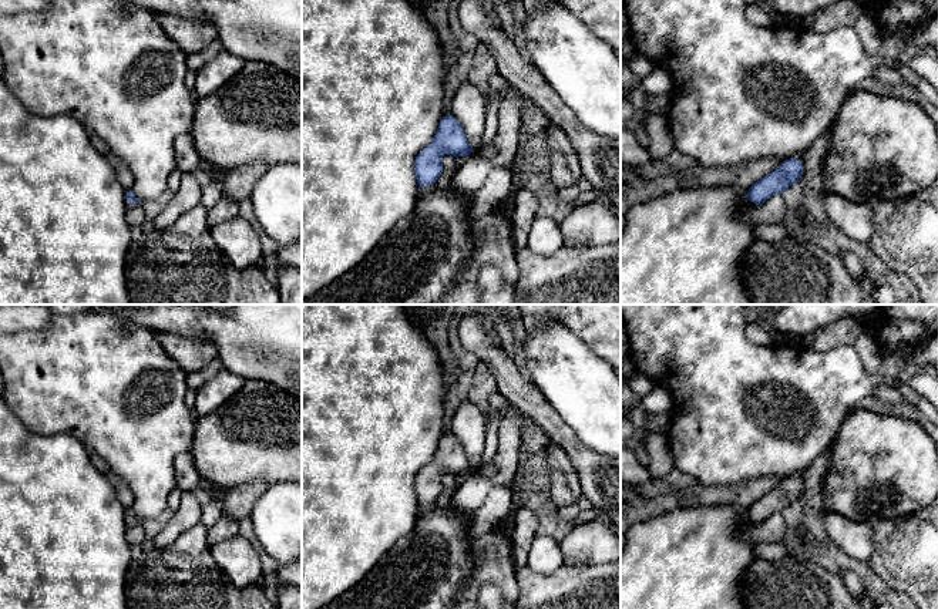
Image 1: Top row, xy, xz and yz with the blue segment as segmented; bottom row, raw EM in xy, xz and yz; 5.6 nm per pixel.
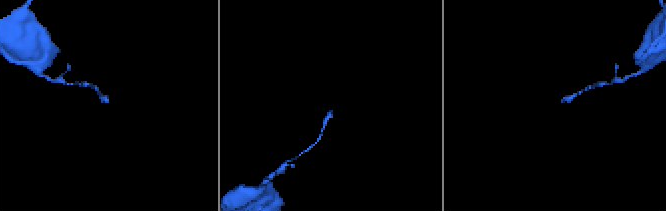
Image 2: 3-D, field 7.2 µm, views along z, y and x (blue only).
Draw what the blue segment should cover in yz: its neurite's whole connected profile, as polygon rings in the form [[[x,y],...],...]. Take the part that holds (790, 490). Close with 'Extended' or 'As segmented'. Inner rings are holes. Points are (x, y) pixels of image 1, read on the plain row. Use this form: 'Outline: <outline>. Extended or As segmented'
Outline: [[[786,478],[779,487],[763,495],[747,509],[747,517],[756,524],[764,522],[776,512],[783,512],[791,504],[797,502],[803,494],[800,478]]]. As segmented

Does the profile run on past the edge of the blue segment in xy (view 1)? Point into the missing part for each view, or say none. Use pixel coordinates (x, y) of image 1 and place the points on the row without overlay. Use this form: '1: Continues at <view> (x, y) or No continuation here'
1: No continuation here

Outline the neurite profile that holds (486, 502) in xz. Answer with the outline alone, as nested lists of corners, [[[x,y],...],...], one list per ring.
[[[470,471],[451,498],[448,508],[468,518],[468,535],[483,536],[498,528],[515,508],[510,485],[500,485],[488,477]]]

